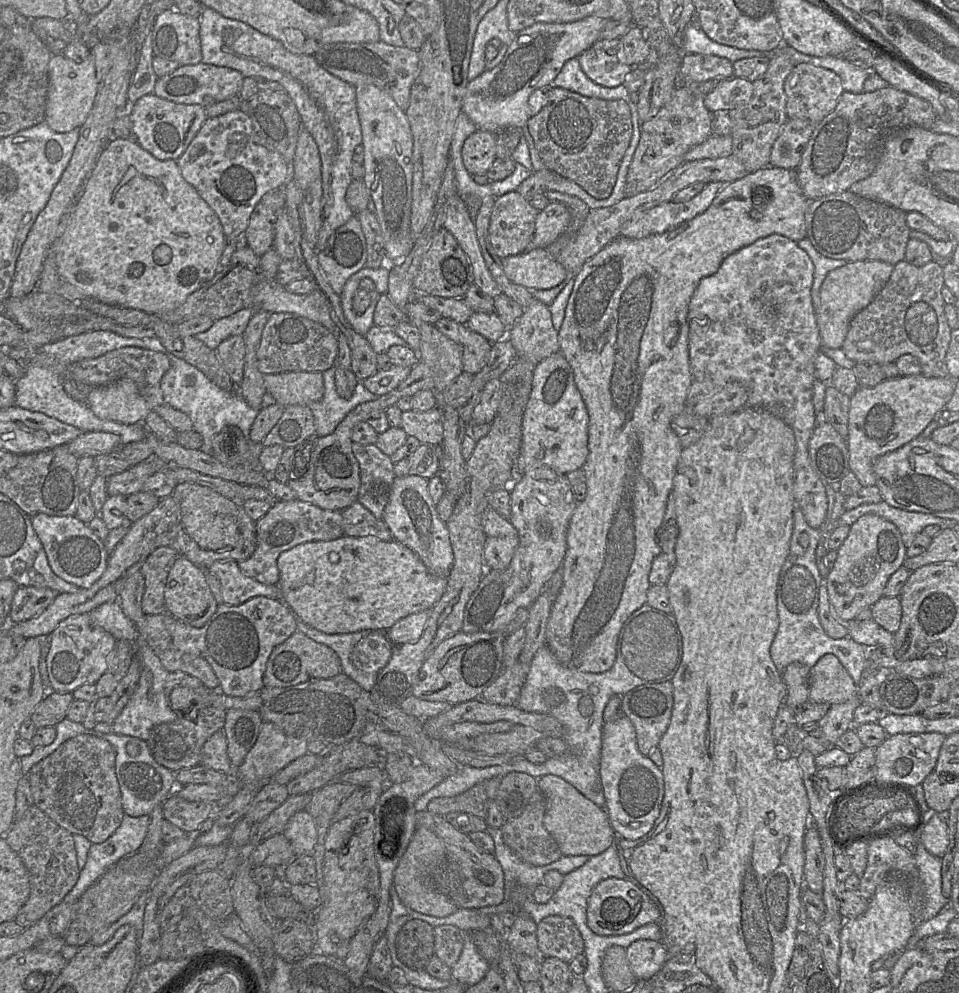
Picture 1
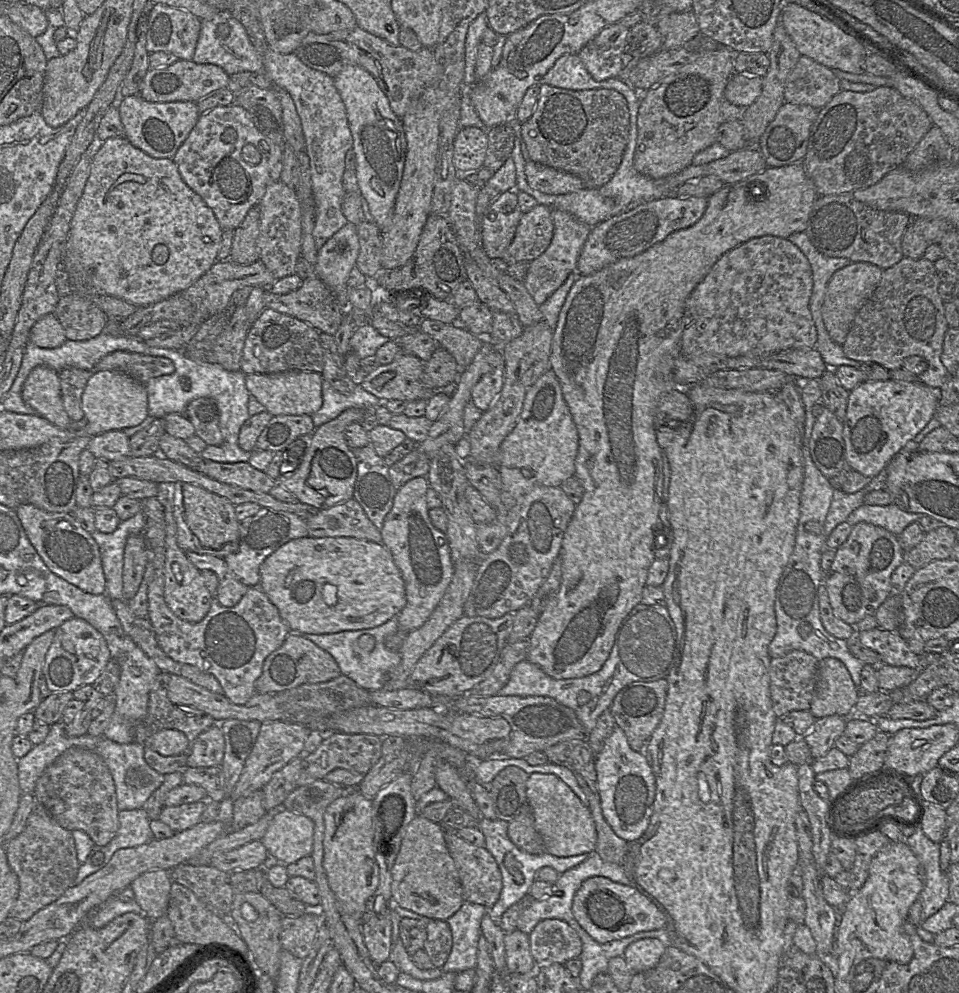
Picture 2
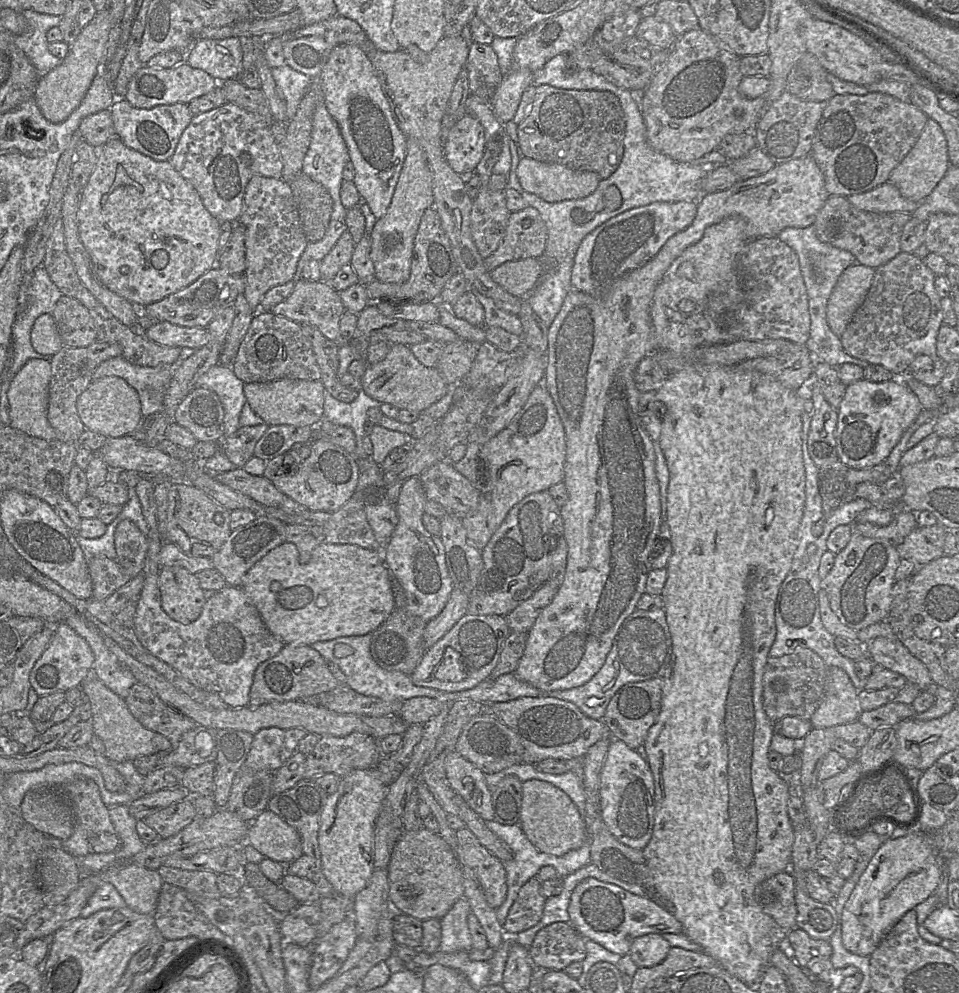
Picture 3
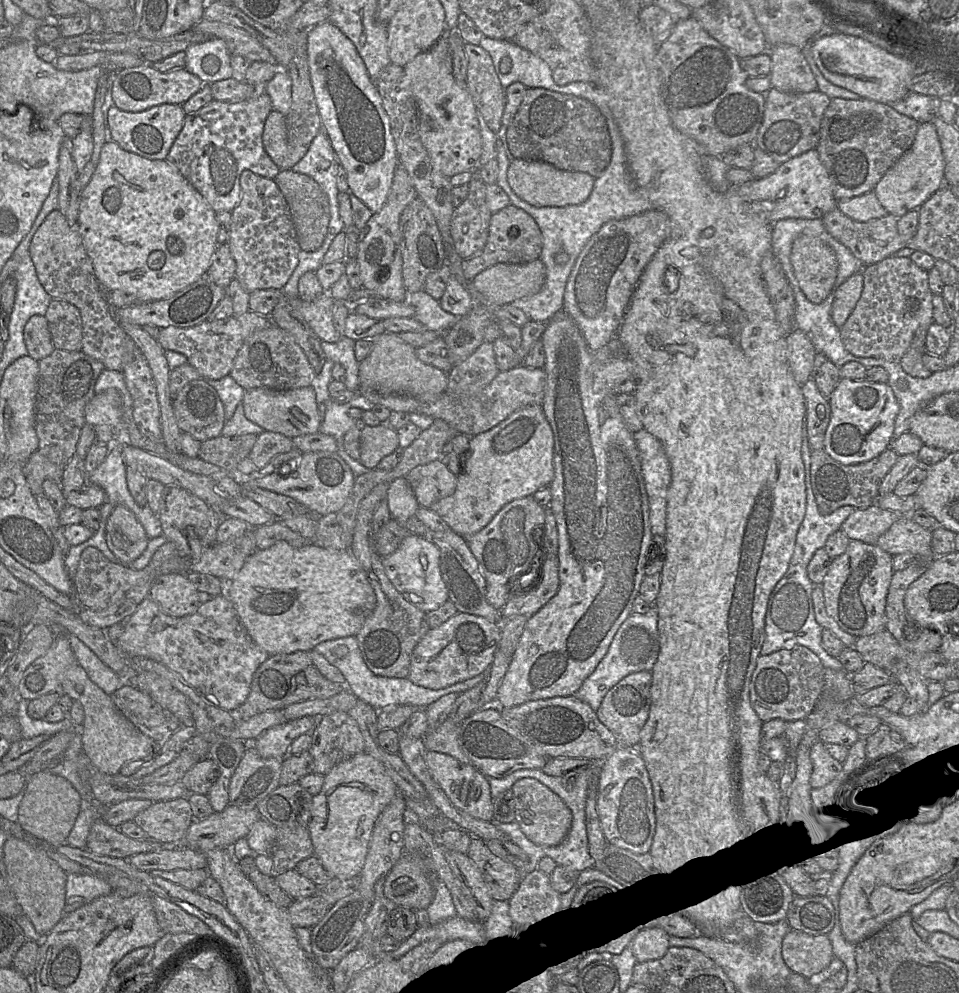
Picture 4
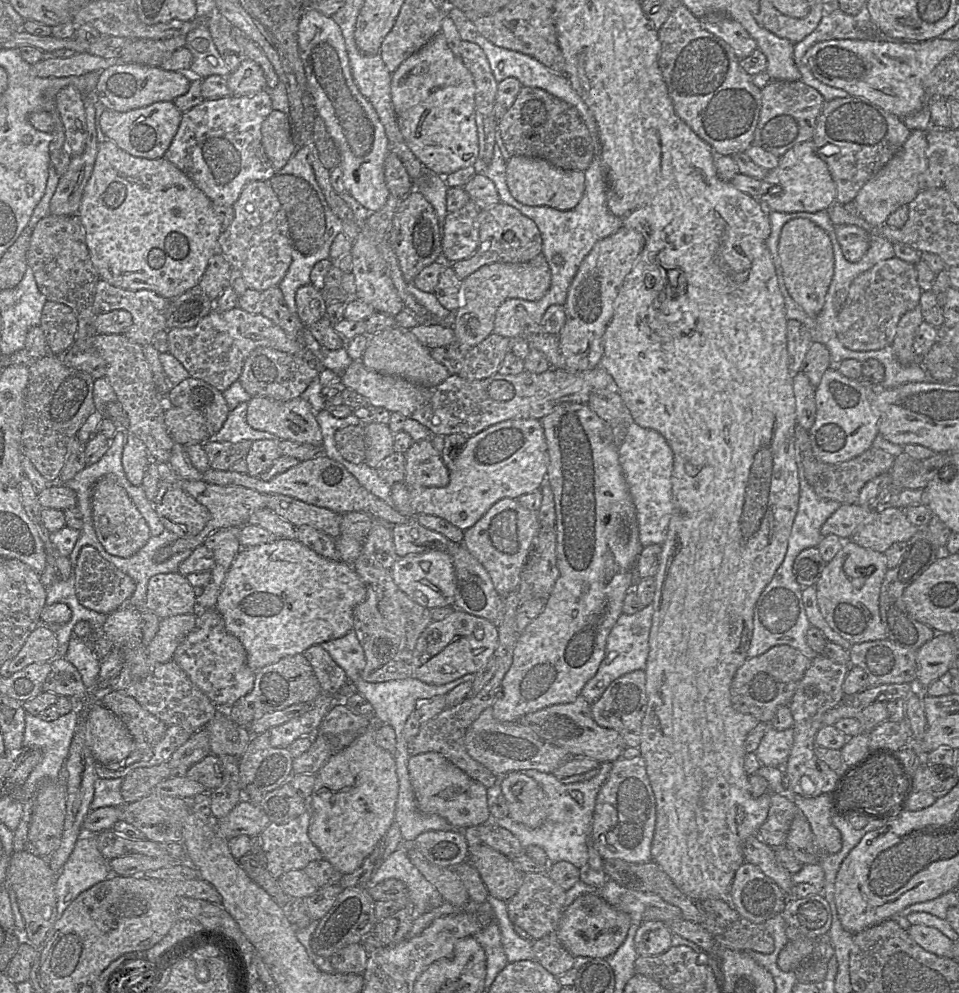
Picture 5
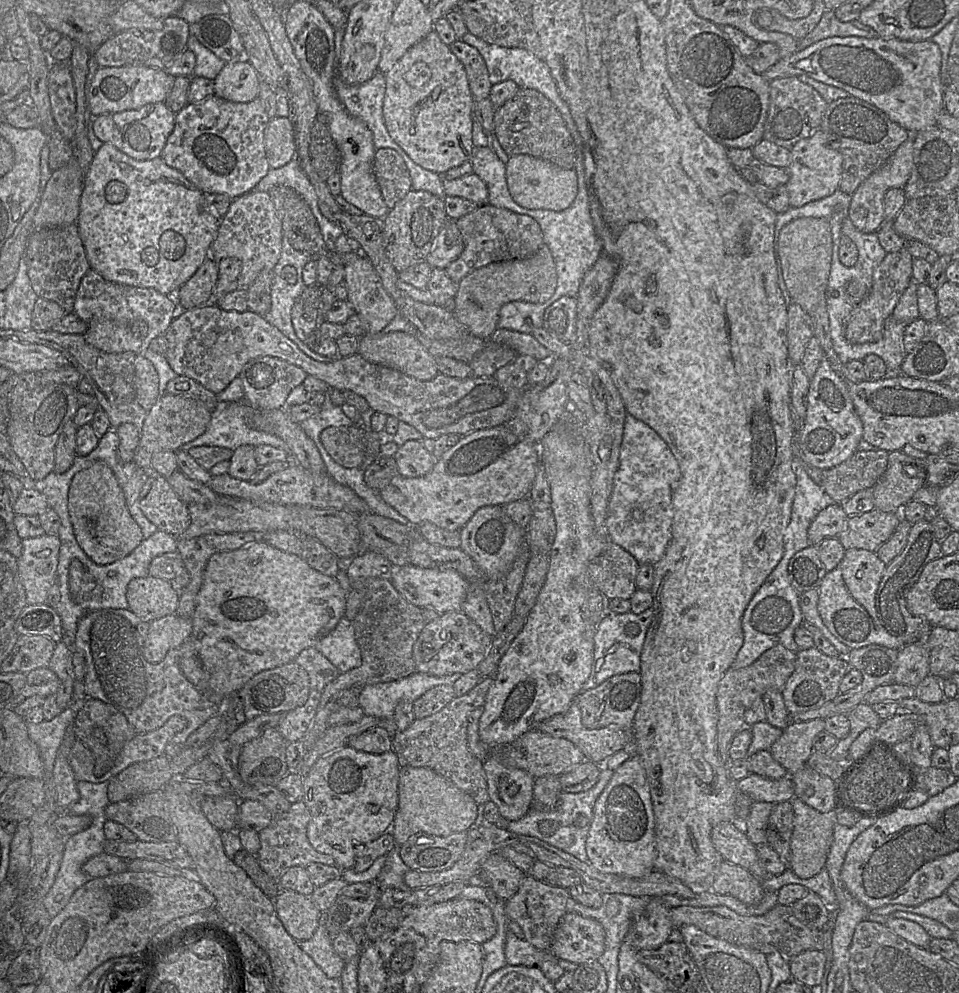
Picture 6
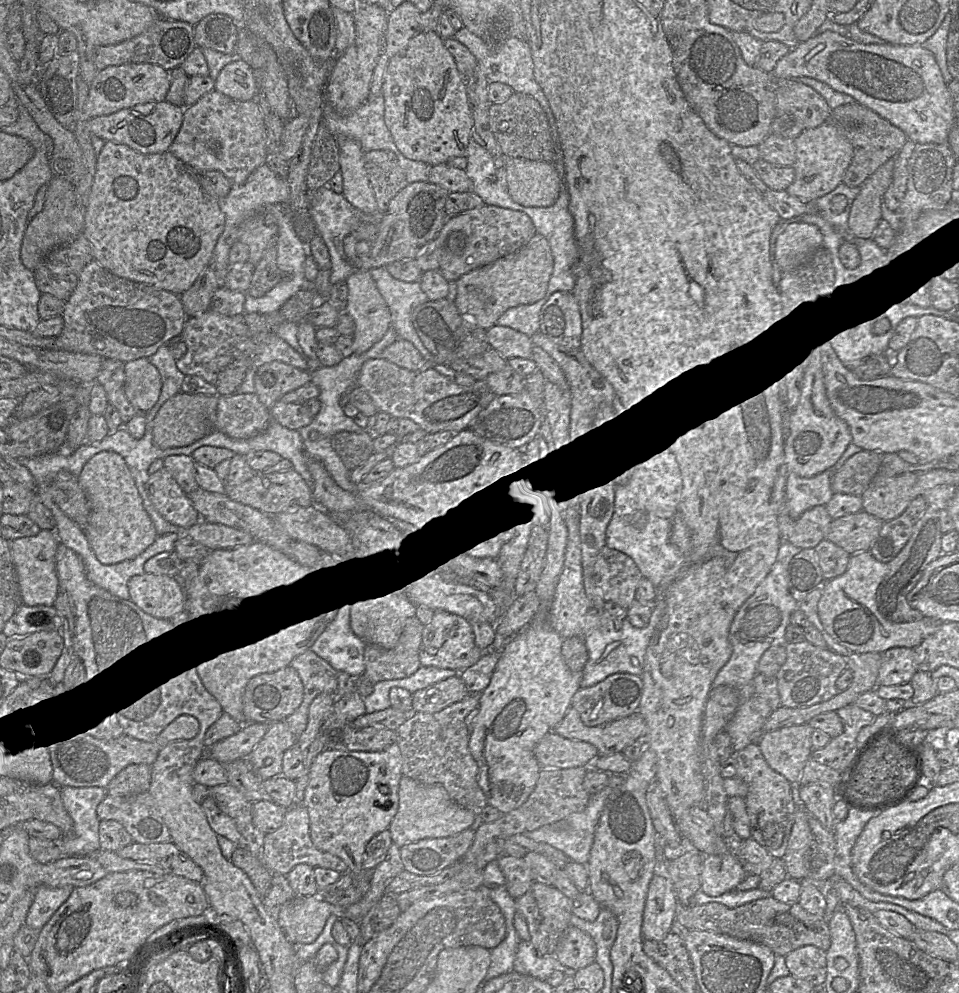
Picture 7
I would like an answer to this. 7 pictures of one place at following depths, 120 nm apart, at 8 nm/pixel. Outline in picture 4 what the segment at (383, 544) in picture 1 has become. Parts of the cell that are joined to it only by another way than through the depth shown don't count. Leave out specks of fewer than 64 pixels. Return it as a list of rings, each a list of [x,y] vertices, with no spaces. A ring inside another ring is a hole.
[[[279,541],[268,548],[256,550],[246,559],[237,575],[231,581],[225,582],[225,595],[233,603],[241,623],[246,628],[252,640],[270,656],[276,654],[289,654],[297,651],[309,652],[322,642],[348,636],[356,636],[363,626],[366,615],[376,606],[376,595],[369,582],[368,575],[352,552],[350,550],[332,550],[313,543],[307,544],[301,548],[296,548],[285,541]]]

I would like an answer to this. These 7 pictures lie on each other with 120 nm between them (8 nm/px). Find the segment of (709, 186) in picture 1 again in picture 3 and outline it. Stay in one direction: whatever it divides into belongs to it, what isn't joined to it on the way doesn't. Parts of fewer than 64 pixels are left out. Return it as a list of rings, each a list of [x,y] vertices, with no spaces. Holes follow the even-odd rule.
[[[654,202],[621,213],[589,233],[575,255],[571,288],[594,297],[604,295],[610,286],[646,264],[669,238],[685,230],[695,219],[697,202]]]

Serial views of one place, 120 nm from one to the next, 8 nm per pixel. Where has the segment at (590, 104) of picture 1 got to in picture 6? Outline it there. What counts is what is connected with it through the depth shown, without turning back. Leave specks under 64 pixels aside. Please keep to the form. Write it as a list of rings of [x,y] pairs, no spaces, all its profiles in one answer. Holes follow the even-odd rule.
[[[519,88],[502,106],[495,110],[494,134],[509,155],[530,155],[565,169],[574,169],[577,145],[555,105],[534,89]]]

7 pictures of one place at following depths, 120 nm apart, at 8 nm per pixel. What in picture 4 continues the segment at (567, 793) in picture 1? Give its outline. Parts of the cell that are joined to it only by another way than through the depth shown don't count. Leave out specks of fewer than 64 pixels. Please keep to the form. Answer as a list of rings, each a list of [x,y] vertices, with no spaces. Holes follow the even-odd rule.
[[[522,778],[511,788],[514,797],[515,822],[528,840],[542,847],[559,845],[569,833],[572,813],[564,801],[534,778]]]

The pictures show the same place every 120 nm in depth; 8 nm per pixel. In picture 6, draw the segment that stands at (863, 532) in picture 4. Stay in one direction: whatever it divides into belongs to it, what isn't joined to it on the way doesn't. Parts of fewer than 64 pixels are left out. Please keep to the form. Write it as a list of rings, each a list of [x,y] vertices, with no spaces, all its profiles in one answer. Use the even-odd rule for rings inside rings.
[[[838,503],[820,511],[808,528],[811,545],[817,546],[826,538],[837,537],[844,529],[848,517]]]

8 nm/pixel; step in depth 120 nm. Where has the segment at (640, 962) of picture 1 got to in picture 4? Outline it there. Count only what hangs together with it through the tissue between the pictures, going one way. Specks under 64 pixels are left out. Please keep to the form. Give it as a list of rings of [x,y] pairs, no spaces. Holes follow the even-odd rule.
[[[650,926],[641,929],[630,944],[638,962],[657,960],[670,947],[670,935],[659,927]]]

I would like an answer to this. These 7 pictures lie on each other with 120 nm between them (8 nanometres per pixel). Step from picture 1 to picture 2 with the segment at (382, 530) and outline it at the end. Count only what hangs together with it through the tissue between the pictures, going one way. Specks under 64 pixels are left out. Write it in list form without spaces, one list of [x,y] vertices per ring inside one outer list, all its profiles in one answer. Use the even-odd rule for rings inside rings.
[[[354,497],[333,507],[318,510],[306,519],[306,523],[308,537],[353,537],[374,543],[382,543],[381,530],[371,522]]]

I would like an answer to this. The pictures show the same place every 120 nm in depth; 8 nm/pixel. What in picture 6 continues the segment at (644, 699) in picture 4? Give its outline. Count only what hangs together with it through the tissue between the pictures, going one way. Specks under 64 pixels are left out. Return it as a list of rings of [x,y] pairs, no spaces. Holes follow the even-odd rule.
[[[629,672],[615,675],[596,688],[581,691],[574,702],[577,702],[580,708],[582,724],[588,729],[620,726],[629,730],[629,741],[626,743],[624,751],[631,757],[638,756],[638,744],[633,733],[633,722],[641,702],[641,690],[640,673]]]

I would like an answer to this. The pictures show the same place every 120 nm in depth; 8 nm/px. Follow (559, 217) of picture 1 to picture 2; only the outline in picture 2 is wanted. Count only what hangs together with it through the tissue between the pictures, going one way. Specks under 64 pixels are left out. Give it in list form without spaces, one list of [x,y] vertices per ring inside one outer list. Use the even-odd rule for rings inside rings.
[[[544,205],[535,206],[522,215],[511,244],[496,263],[511,265],[534,261],[549,247],[553,233],[552,210]]]

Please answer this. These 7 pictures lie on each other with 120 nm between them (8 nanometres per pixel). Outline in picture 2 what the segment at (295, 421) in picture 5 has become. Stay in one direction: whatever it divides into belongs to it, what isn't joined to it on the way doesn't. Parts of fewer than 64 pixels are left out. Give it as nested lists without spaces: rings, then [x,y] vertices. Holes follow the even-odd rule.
[[[286,371],[271,374],[246,375],[245,384],[250,395],[260,402],[273,416],[309,415],[317,412],[323,403],[323,378],[321,373]]]

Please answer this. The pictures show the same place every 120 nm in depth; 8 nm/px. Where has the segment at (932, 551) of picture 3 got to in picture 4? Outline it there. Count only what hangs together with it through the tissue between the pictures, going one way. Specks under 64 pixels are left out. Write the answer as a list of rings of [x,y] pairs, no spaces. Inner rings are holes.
[[[902,515],[877,540],[876,545],[891,554],[931,553],[931,529],[926,529],[913,521],[910,516]]]

